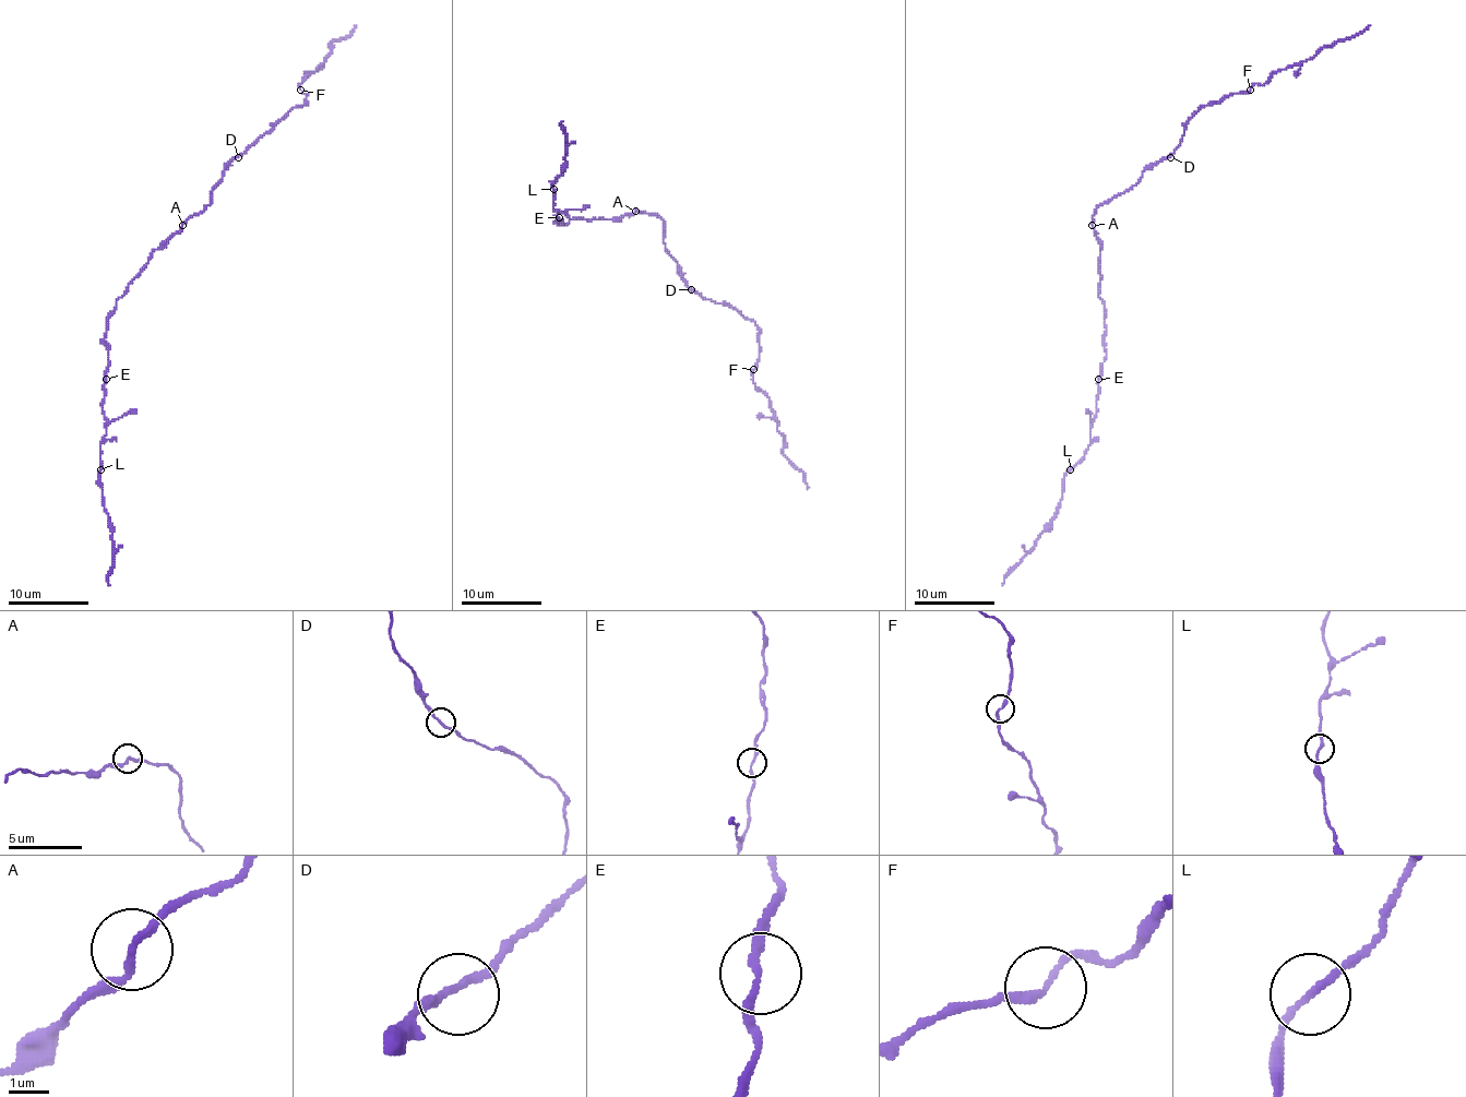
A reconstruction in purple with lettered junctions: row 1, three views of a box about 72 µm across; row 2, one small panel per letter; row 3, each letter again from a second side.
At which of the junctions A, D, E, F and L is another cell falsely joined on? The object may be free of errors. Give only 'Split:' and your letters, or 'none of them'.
Split: none of them

